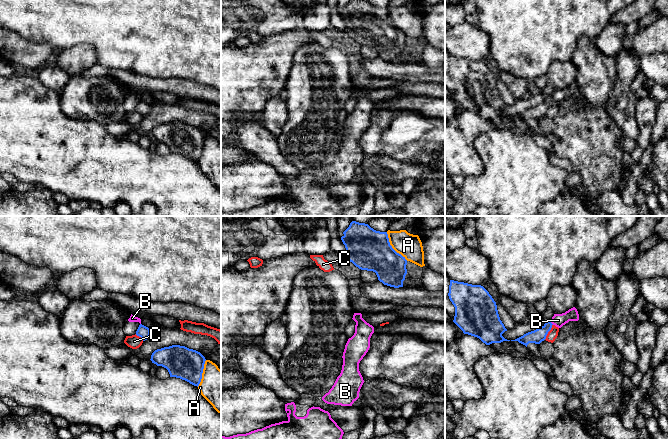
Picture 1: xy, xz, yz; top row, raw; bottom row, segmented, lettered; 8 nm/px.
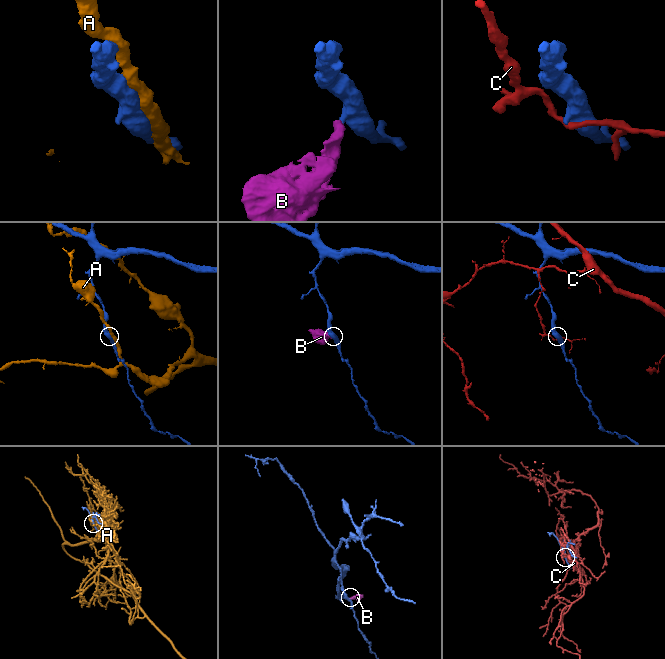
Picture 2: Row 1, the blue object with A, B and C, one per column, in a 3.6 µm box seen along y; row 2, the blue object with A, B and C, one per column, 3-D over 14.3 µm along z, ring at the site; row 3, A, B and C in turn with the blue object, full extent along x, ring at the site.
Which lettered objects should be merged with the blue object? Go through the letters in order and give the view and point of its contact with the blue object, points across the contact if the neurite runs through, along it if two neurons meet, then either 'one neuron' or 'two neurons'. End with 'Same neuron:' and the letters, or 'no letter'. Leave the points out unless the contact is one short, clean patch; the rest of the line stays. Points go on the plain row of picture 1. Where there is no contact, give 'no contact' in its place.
A: meets blue in xz at (391, 23); two neurons
B: meets blue in yz at (550, 98); border along yz (549, 97), (553, 100); two neurons
C: meets blue in yz at (548, 107); border along yz (552, 100), (544, 115); two neurons
Same neuron: no letter

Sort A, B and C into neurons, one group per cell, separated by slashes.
A / B / C

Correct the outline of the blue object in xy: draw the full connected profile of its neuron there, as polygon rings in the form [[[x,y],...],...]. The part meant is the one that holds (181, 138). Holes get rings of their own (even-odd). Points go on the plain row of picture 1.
[[[180,121],[157,125],[150,136],[157,142],[166,144],[170,153],[180,154],[197,163],[206,137],[200,128]]]

